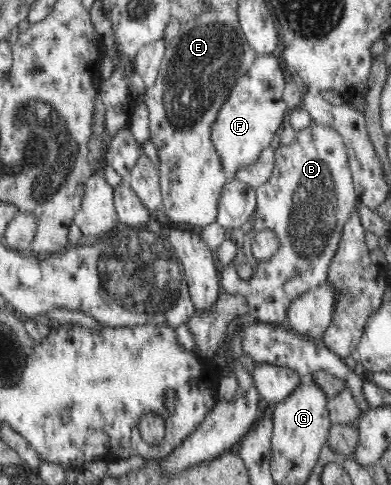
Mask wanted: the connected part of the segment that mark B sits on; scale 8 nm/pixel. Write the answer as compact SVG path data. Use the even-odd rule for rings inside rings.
M311 122L309 127L296 132L292 145L280 145L274 149L274 165L269 181L256 187L256 214L251 233L244 238L244 244L233 262L221 273L221 285L227 293L242 295L248 303L248 312L259 322L286 327L287 307L293 299L301 297L307 291L319 287L327 281L327 271L335 251L341 241L347 218L352 214L355 204L359 203L354 187L349 158L345 144L337 129ZM261 229L270 229L279 238L279 249L267 261L260 263L252 256L252 235ZM248 263L255 270L249 280L243 280L234 271L237 264Z

